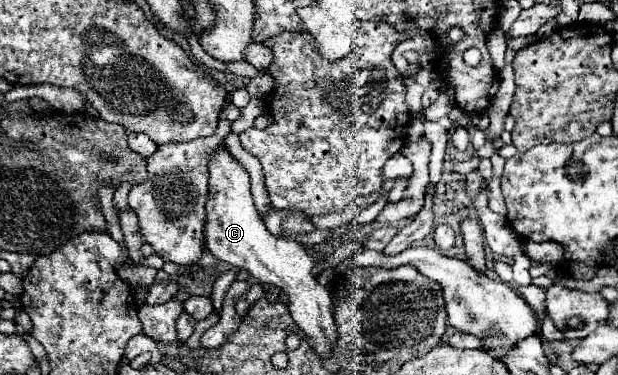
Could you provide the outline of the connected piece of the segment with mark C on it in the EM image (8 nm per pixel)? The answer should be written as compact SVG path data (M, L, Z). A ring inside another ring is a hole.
M221 149L215 151L213 161L209 163L209 197L207 197L207 223L205 223L205 243L207 249L219 257L219 261L227 261L233 267L249 271L259 283L275 285L289 295L291 317L301 327L301 331L311 337L311 345L323 357L329 355L333 341L337 339L333 313L331 313L331 293L327 287L319 285L313 277L313 257L303 249L301 243L293 239L279 239L271 235L253 205L253 197L249 191L249 173L241 167L235 157Z

